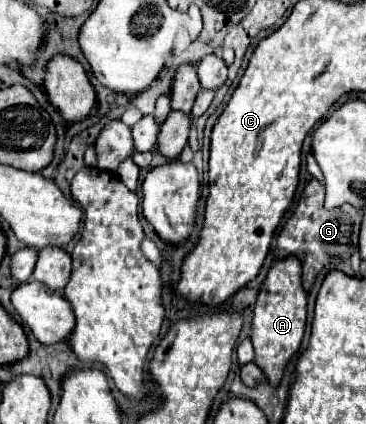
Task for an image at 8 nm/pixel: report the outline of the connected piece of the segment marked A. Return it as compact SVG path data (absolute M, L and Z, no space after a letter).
M296 256L280 258L272 264L254 306L252 316L252 344L256 350L254 362L264 370L272 386L282 378L282 370L288 360L298 352L306 330L306 292L300 282L302 264Z

